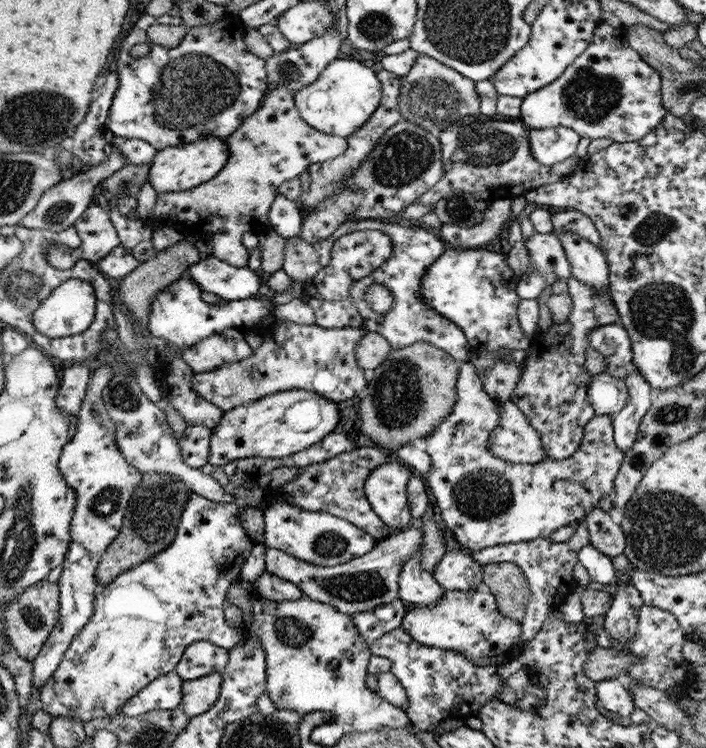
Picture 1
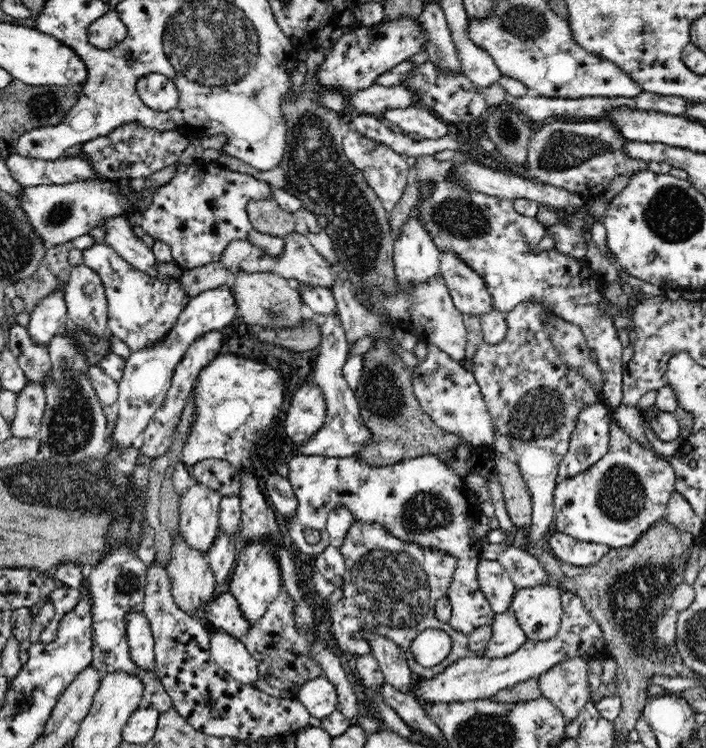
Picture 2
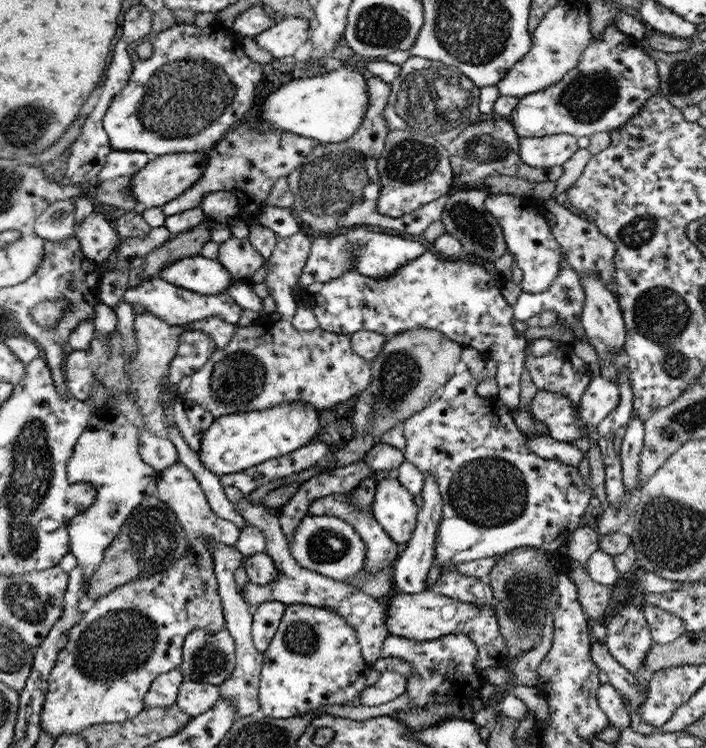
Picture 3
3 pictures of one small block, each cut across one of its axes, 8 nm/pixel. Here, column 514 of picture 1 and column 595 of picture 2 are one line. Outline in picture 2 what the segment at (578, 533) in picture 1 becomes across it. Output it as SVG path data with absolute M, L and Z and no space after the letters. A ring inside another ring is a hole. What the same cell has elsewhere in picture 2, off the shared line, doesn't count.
M553 529L548 538L552 552L562 561L574 566L592 566L611 549L605 544L576 540L561 530Z

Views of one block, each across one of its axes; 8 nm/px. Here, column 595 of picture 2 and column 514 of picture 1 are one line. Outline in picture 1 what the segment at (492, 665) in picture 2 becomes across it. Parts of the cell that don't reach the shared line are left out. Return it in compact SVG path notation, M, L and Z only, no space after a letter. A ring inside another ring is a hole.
M484 586L468 591L445 591L434 608L408 606L400 627L422 644L462 652L479 667L512 662L524 649L521 623L502 615L496 596Z

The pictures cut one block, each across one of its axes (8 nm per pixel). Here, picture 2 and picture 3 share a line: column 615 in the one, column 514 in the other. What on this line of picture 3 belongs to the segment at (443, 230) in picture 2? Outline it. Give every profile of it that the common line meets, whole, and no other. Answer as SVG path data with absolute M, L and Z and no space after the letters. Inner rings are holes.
M433 250L424 252L410 264L398 268L392 276L384 280L374 280L356 271L352 265L350 271L323 283L312 283L299 290L300 305L311 309L316 316L321 330L352 335L354 332L371 331L384 336L394 336L415 329L436 330L445 338L459 343L466 349L476 349L497 363L495 375L499 392L497 397L511 409L520 404L520 377L525 366L527 347L530 342L512 326L513 300L511 286L502 278L500 273L492 274L482 262L474 260L443 258Z

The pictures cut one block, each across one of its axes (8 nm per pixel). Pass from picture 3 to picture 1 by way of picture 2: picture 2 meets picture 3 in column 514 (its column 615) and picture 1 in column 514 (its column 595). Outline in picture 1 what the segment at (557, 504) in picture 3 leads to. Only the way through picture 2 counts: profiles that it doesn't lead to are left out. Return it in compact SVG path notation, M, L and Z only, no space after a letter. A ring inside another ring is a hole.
M470 363L462 364L456 385L456 404L442 424L438 424L426 439L426 453L430 455L430 470L424 480L431 488L440 507L444 526L467 551L473 552L516 542L526 542L534 538L550 540L552 532L560 526L569 526L584 520L604 496L614 492L614 478L624 460L625 452L617 445L613 436L613 416L598 415L586 425L584 437L578 451L570 458L520 464L496 457L488 448L490 434L498 428L500 410L495 399L490 398L481 384L481 378Z

